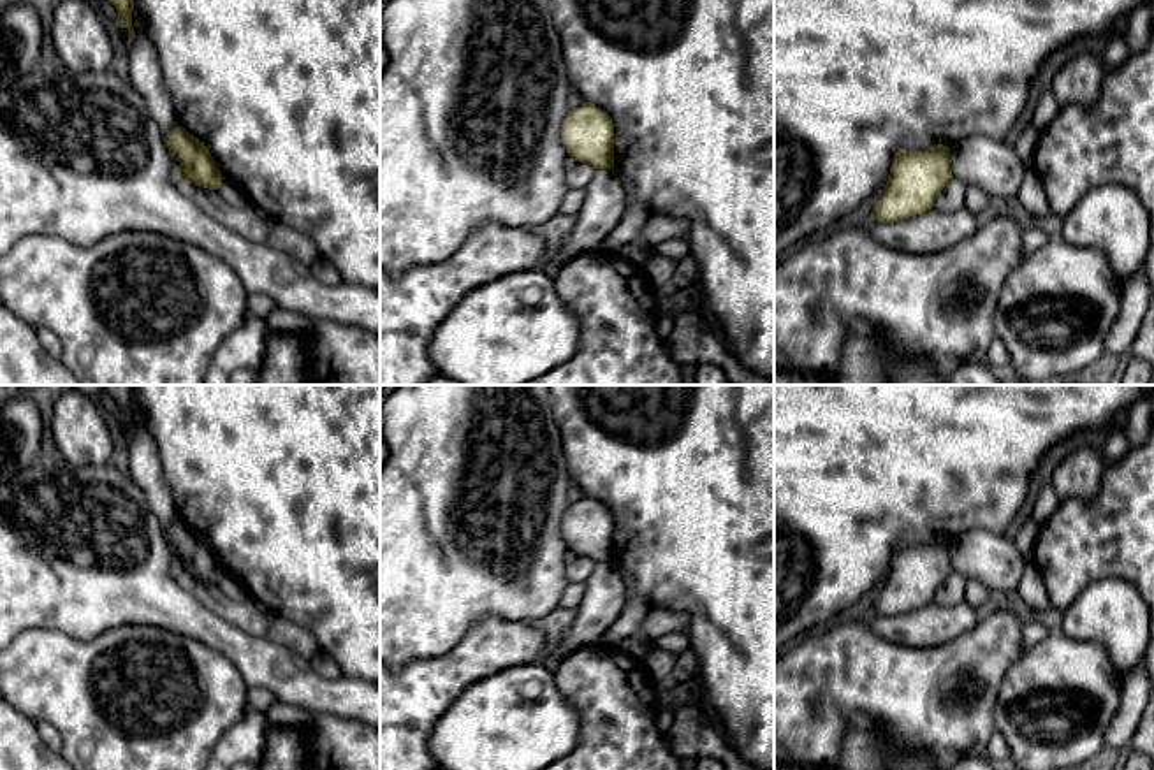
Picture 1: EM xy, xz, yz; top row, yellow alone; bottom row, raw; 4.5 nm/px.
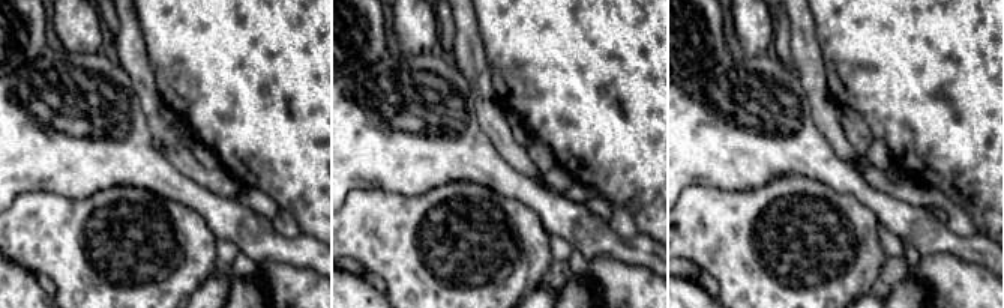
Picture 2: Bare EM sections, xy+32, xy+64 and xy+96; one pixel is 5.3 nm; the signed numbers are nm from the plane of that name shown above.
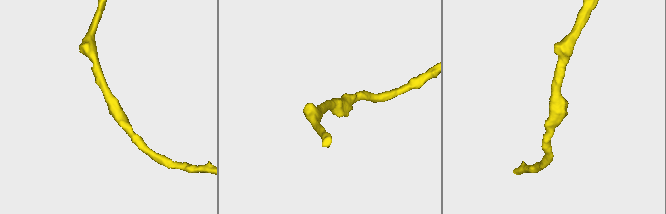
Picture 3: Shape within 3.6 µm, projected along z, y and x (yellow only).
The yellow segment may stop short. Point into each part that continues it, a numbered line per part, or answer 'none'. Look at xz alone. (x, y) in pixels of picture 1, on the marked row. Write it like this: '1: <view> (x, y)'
none

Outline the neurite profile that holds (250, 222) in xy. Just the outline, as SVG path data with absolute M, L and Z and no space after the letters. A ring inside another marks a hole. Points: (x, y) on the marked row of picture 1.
M179 178L192 200L223 227L237 232L252 243L264 243L273 229L271 218L253 204L234 207L225 202L218 190L195 186Z

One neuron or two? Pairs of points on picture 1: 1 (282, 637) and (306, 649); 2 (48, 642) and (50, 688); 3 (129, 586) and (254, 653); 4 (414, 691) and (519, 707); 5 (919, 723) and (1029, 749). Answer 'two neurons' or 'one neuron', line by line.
1: one neuron
2: one neuron
3: one neuron
4: two neurons
5: two neurons

